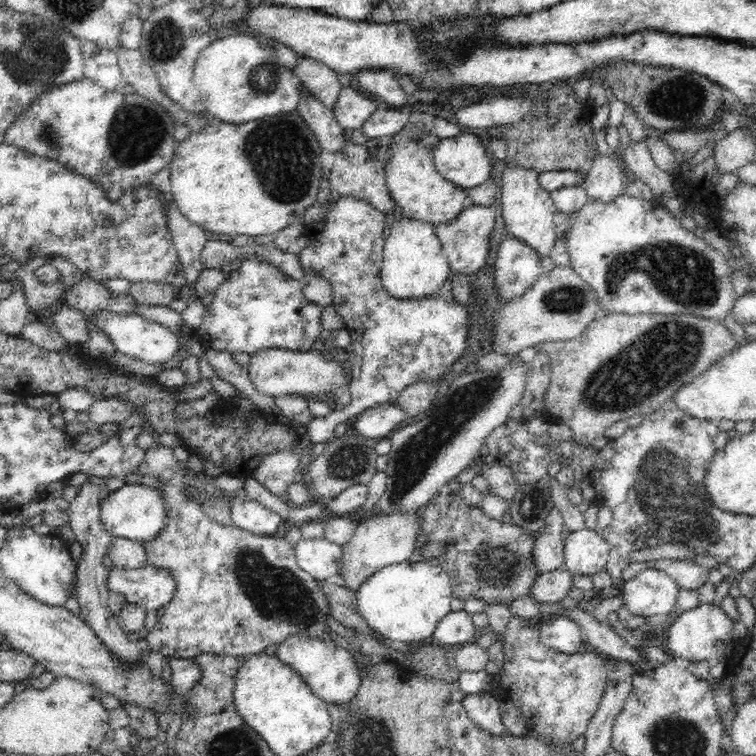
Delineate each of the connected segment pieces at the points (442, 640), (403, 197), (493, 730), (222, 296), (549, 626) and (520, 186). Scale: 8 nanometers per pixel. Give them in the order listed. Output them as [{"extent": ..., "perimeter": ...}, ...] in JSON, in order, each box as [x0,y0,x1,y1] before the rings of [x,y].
[{"extent":[429,609,475,649],"perimeter":[[[464,609],[452,611],[437,624],[429,642],[439,647],[455,649],[473,641],[475,630],[472,615]]]},{"extent":[385,139,467,226],"perimeter":[[[414,139],[394,140],[388,148],[385,162],[385,181],[392,198],[402,208],[403,215],[410,220],[420,220],[434,226],[448,224],[466,206],[467,191],[446,180],[434,164],[433,151]]]},{"extent":[461,693,508,737],"perimeter":[[[490,693],[468,694],[461,702],[470,719],[494,737],[508,734],[507,728],[502,723],[502,717],[500,717],[500,703]]]},{"extent":[192,258,323,354],"perimeter":[[[243,258],[226,280],[215,290],[212,302],[205,306],[202,324],[192,331],[193,338],[213,349],[254,354],[262,349],[286,349],[306,352],[320,338],[323,307],[308,302],[302,292],[303,281],[281,274],[268,260]]]},{"extent":[539,615,586,654],"perimeter":[[[566,615],[546,617],[539,628],[542,644],[564,654],[574,654],[586,648],[581,626]]]},{"extent":[501,164,559,258],"perimeter":[[[506,164],[501,176],[502,214],[507,232],[514,236],[516,240],[521,240],[530,248],[533,248],[541,258],[549,256],[555,242],[559,239],[556,236],[556,229],[554,229],[553,224],[557,210],[550,192],[540,186],[538,172],[529,168]]]}]

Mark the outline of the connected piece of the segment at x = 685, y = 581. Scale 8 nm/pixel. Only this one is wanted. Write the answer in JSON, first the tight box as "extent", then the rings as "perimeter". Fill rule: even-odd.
{"extent":[623,560,709,590],"perimeter":[[[654,560],[631,562],[623,571],[624,582],[634,578],[644,570],[660,570],[674,578],[681,589],[697,590],[708,581],[709,572],[690,560]]]}

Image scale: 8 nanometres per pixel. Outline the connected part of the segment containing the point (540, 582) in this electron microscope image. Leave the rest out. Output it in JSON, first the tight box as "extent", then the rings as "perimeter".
{"extent":[528,568,574,604],"perimeter":[[[566,568],[546,572],[533,582],[528,596],[542,604],[560,602],[574,586],[572,576]]]}

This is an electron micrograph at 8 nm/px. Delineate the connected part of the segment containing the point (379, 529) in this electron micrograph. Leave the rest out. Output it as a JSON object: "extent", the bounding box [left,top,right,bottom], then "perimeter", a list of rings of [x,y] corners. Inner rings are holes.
{"extent":[340,508,421,592],"perimeter":[[[419,508],[416,512],[390,512],[390,514],[374,513],[368,519],[358,523],[354,536],[342,547],[342,568],[340,568],[341,584],[348,590],[357,592],[360,584],[382,568],[392,564],[410,561],[417,543],[421,518]]]}

